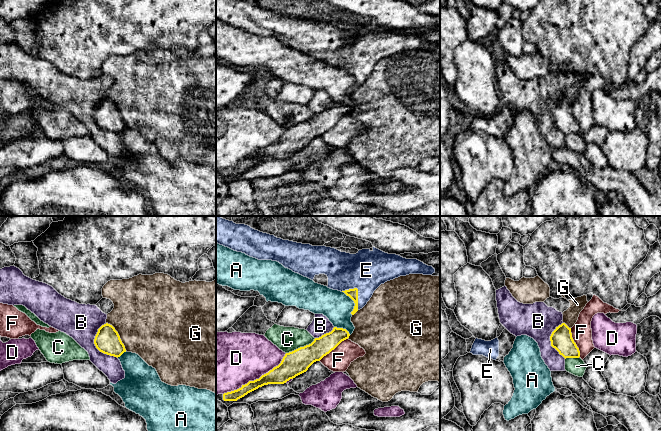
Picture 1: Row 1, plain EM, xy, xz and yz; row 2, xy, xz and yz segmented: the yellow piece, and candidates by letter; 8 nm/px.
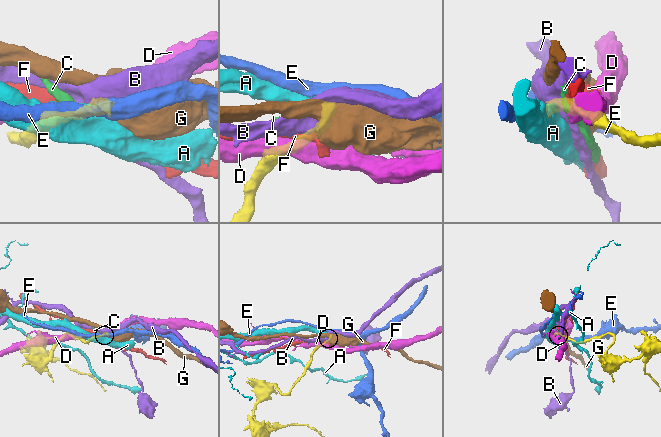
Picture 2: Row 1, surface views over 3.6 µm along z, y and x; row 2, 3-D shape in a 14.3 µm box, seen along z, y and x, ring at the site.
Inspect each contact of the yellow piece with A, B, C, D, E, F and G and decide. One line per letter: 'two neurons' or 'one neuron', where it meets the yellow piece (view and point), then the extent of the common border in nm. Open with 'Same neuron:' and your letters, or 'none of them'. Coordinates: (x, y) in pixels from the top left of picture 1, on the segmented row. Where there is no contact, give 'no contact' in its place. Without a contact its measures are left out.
Same neuron: E
A: two neurons; contact xz (354, 302); length 200 nm
B: two neurons; contact xy (95, 345); length 300 nm
C: two neurons; contact xz (300, 347); length 260 nm
D: two neurons; contact xz (256, 379); length 600 nm
E: one neuron; contact xz (357, 292); length 200 nm
F: two neurons; contact yz (575, 343); length 260 nm
G: two neurons; contact xy (118, 335); length 280 nm

